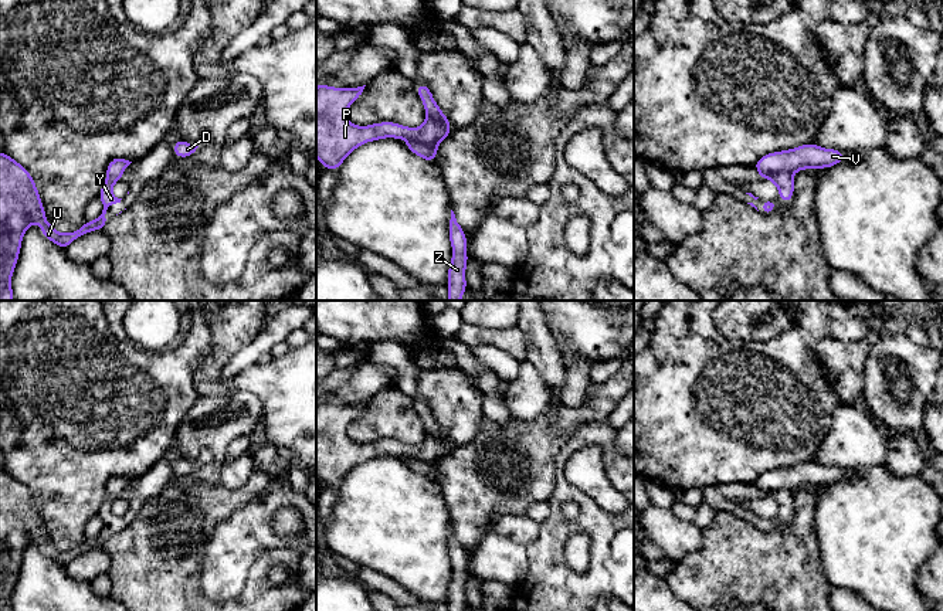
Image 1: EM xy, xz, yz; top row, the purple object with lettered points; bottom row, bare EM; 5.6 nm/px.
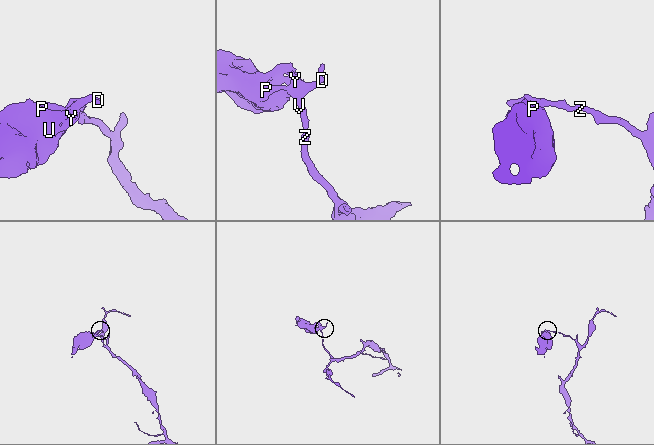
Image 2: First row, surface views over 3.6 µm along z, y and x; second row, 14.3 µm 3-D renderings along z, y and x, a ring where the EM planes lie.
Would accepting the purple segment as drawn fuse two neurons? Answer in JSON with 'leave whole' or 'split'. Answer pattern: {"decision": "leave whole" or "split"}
{"decision": "split"}

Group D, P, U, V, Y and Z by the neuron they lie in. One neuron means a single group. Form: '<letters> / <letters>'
D V Z / P U Y

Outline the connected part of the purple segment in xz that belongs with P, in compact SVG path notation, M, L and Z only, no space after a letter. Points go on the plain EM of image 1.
M320 401L316 404L316 475L322 486L337 488L343 478L359 464L384 455L433 461L450 454L452 447L442 447L425 430L420 445L407 445L397 439L379 439L356 444L346 435L347 425L359 417L363 404L335 405Z

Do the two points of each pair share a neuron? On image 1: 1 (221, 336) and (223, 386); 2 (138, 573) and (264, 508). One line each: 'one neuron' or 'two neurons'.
1: one neuron
2: two neurons

